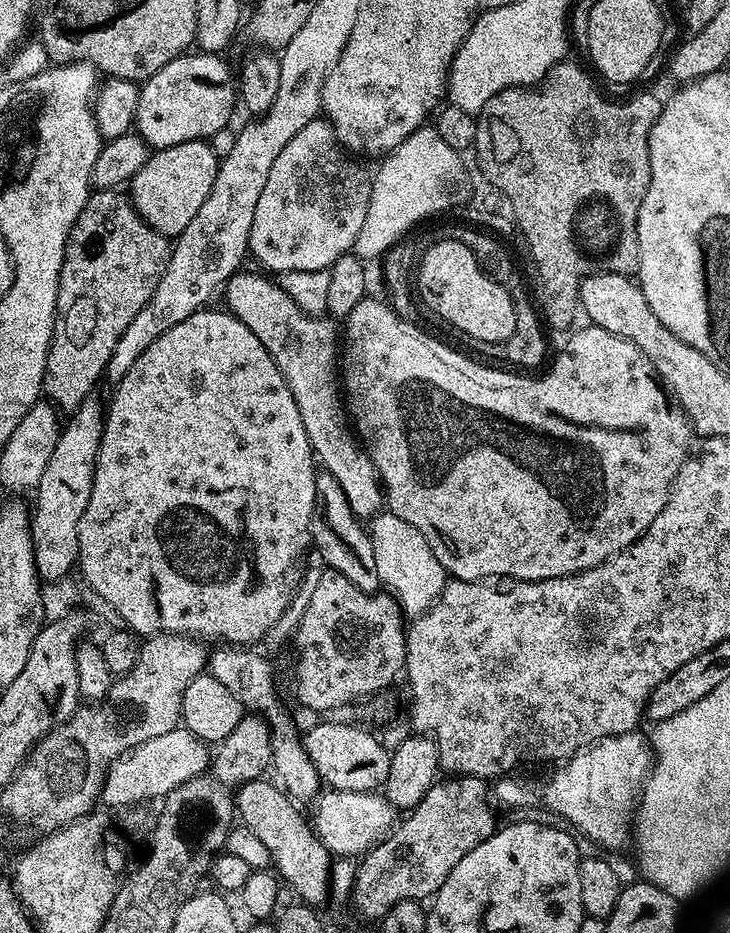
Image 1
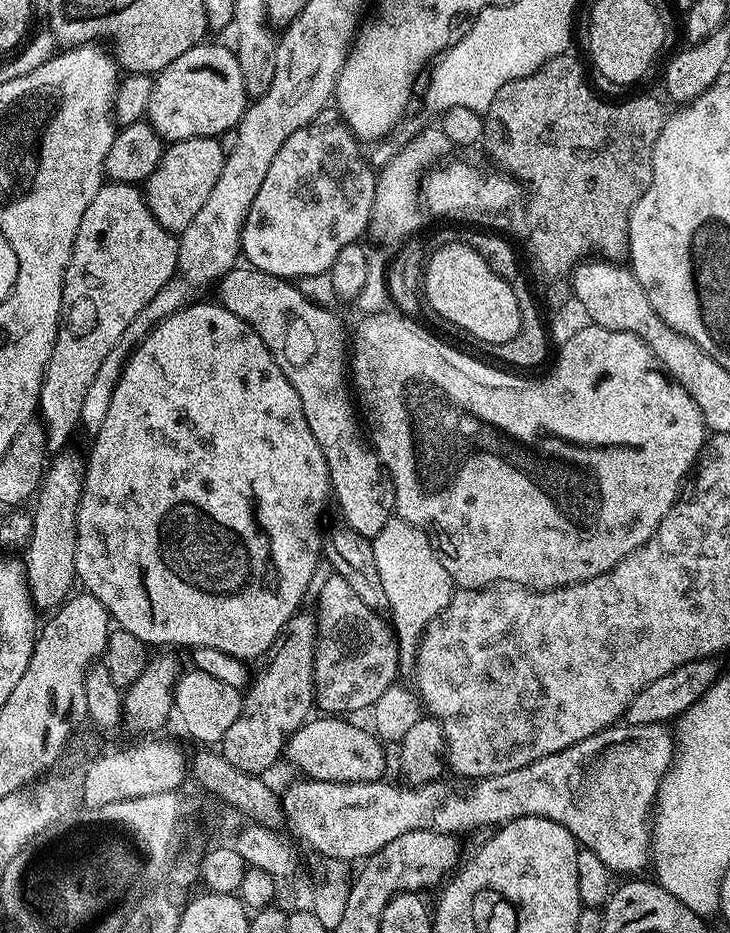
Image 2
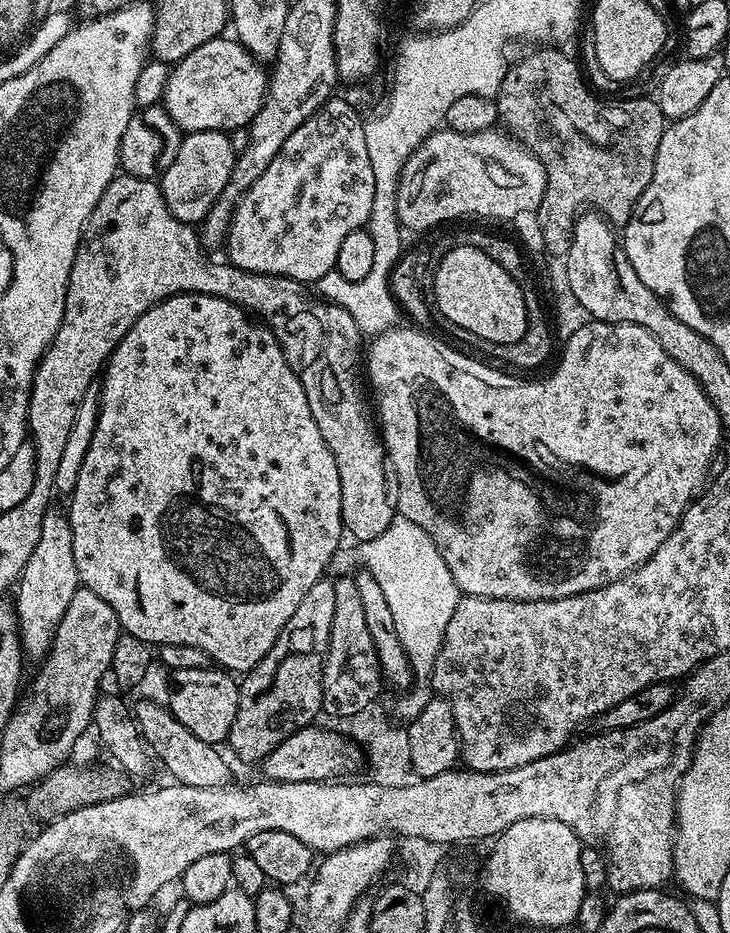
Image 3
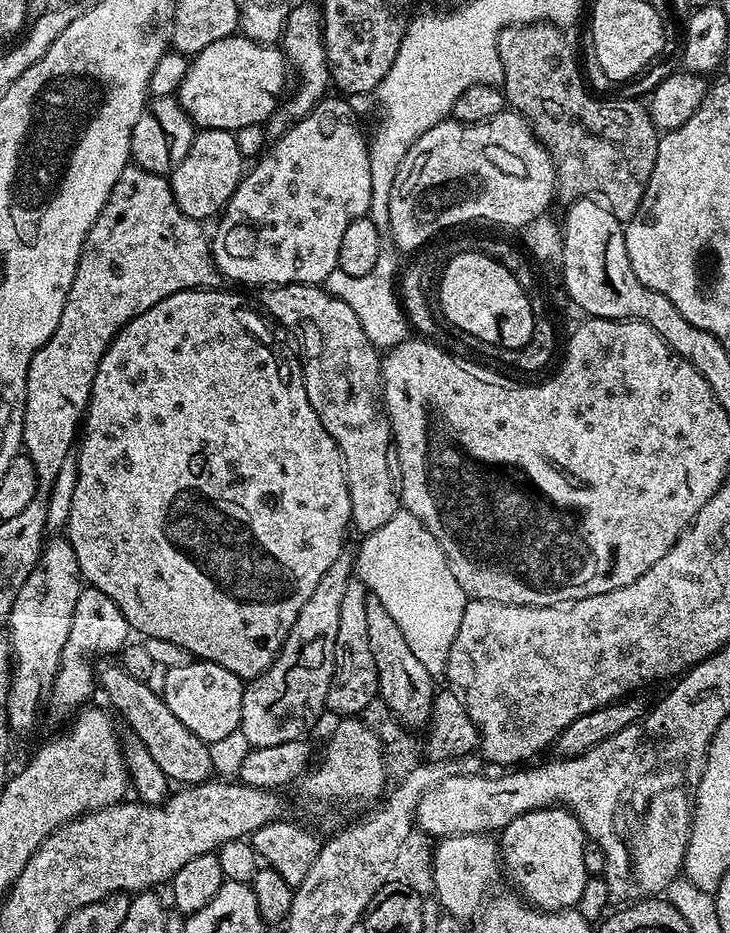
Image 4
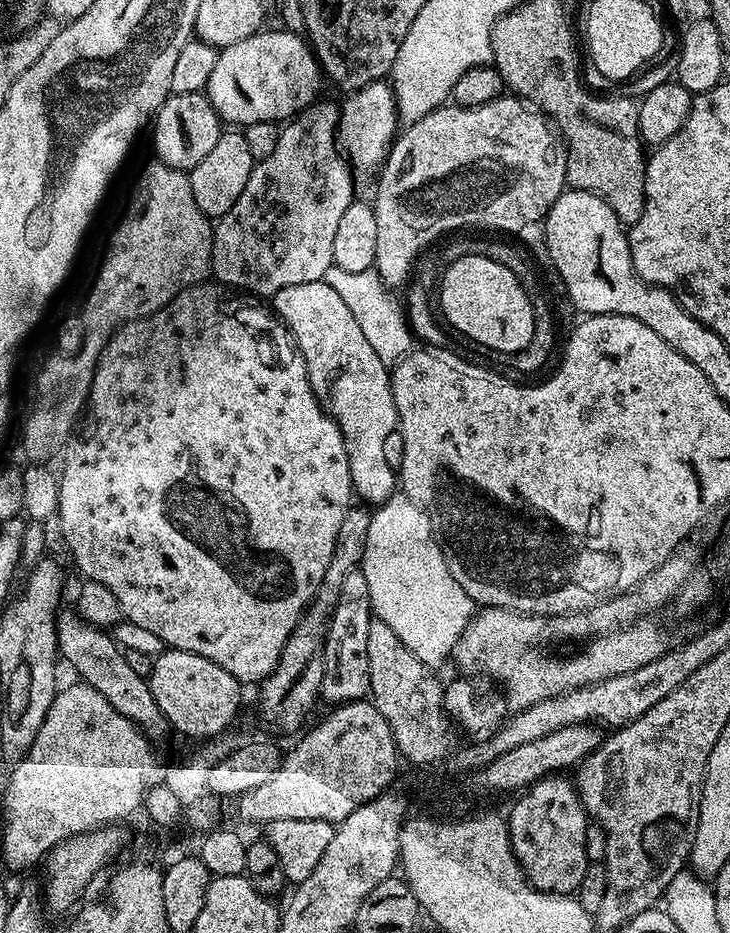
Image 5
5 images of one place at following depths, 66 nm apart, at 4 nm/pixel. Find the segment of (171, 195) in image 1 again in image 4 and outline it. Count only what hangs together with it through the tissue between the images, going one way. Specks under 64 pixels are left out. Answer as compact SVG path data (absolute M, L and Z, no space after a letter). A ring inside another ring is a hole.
M205 128L197 131L186 158L182 158L182 162L178 162L178 166L170 174L174 202L178 202L178 210L182 210L182 214L208 222L212 215L215 217L223 213L234 190L246 175L246 163L244 164L244 156L240 153L236 136L235 131L226 128Z

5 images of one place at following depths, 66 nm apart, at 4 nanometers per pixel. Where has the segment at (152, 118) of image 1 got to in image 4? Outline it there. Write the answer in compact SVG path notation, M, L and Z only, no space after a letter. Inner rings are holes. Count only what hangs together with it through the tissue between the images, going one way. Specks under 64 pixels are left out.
M233 34L218 42L210 42L210 46L206 46L191 57L186 78L182 78L180 83L178 99L197 129L252 128L255 124L263 125L280 107L282 97L285 95L284 83L287 82L288 76L290 80L290 65L279 47L260 44L243 34Z

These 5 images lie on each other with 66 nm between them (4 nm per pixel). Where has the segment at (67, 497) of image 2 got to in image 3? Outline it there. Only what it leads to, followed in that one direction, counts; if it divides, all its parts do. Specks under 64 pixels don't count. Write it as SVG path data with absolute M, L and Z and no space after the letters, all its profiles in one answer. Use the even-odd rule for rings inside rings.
M49 510L46 518L42 518L42 534L38 534L38 546L34 546L34 554L30 554L30 562L26 562L24 573L15 585L16 620L20 623L20 645L29 661L43 661L47 656L54 634L58 630L58 622L62 622L62 614L66 614L66 606L70 606L70 598L82 586L78 566L74 566L74 542L67 515L63 511Z

